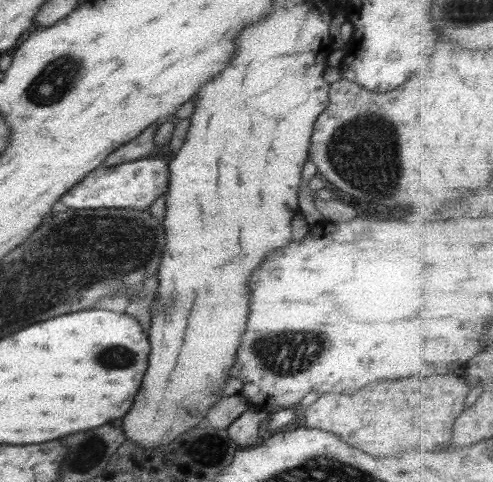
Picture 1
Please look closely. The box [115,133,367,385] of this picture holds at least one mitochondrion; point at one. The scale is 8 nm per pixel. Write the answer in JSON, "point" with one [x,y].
{"point":[284,354]}

